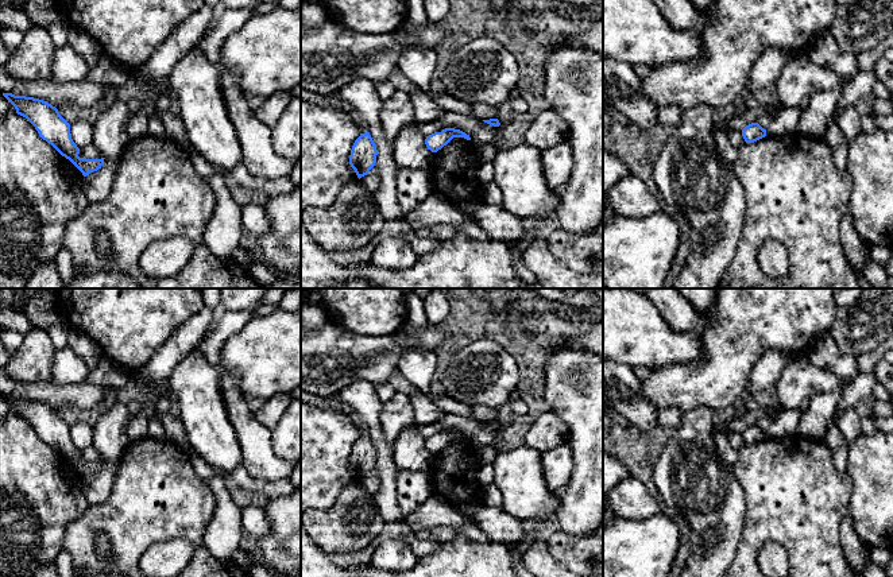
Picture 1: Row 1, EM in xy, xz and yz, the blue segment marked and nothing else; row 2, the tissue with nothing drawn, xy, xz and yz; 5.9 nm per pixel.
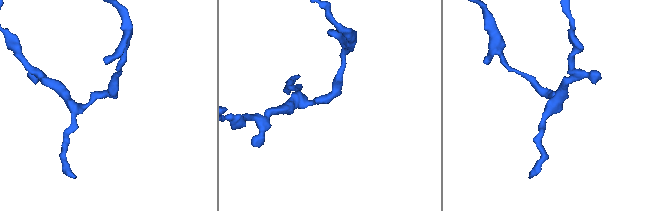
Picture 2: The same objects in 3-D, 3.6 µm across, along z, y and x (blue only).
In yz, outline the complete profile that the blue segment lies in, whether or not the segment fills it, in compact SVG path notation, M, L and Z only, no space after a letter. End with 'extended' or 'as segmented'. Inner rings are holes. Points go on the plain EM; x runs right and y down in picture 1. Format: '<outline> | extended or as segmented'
M751 425L742 431L742 438L746 445L754 445L766 438L766 431L758 425Z | as segmented

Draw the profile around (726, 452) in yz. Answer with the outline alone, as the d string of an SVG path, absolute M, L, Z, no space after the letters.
M716 431L714 434L714 442L723 462L730 466L735 465L738 452L730 445L727 435L722 431Z

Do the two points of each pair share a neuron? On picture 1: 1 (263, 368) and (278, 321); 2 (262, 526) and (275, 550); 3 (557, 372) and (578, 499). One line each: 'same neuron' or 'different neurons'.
1: same neuron
2: different neurons
3: same neuron

